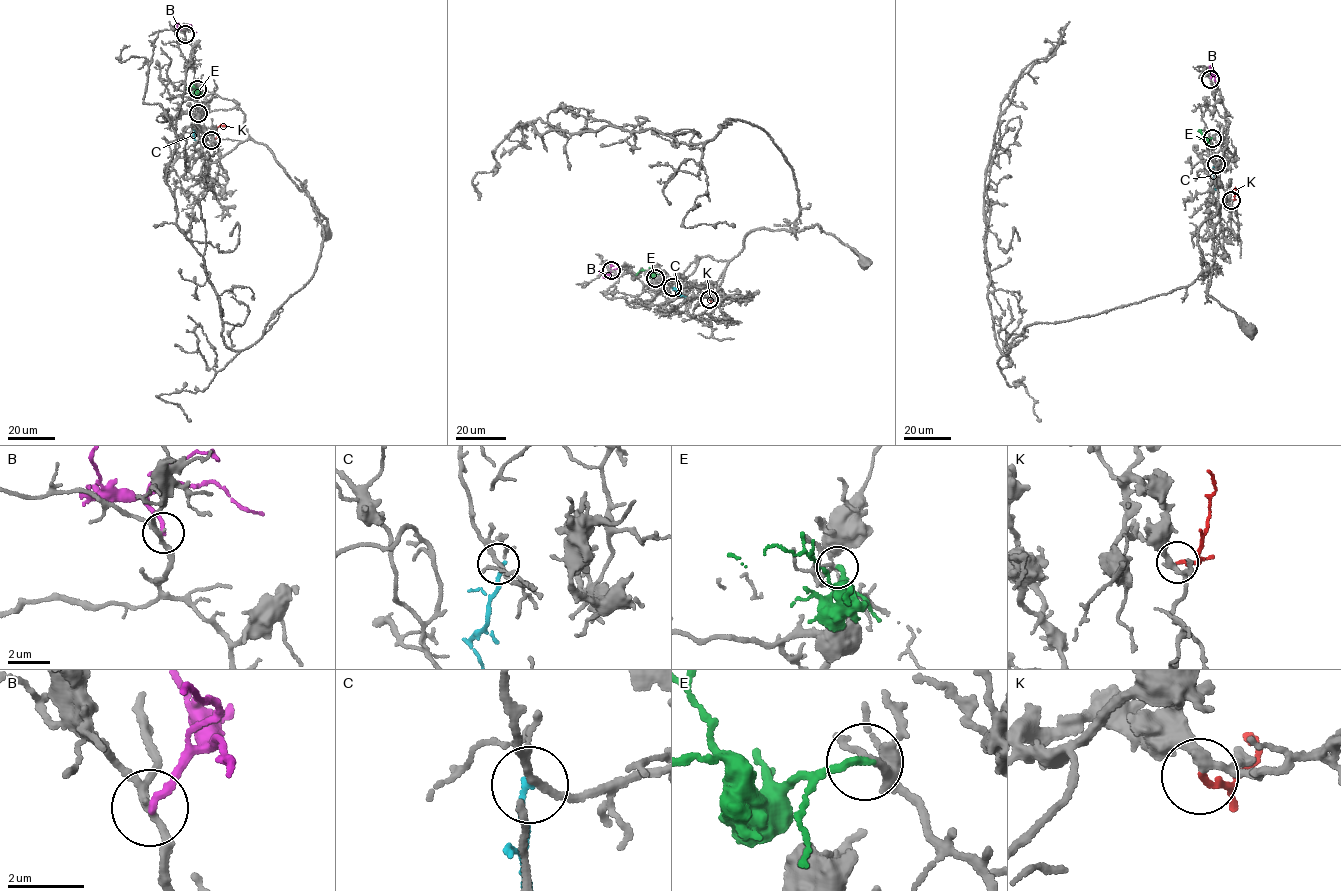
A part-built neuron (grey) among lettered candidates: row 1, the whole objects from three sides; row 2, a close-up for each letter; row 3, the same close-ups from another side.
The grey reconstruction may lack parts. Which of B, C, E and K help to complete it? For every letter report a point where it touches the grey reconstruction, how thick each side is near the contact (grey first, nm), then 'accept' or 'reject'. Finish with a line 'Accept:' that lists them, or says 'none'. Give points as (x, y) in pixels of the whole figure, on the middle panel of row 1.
B: contact (611, 270); calibres 170 and 180 nm; reject
C: contact (672, 287); calibres 180 and 150 nm; reject
E: contact (655, 278); calibres 160 and 200 nm; accept
K: contact (709, 299); calibres 220 and 160 nm; accept
Accept: E, K

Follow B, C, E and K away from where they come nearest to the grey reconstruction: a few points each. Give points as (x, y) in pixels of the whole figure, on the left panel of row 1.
B: (185, 34), (183, 30), (186, 28), (196, 32)
C: (198, 113), (195, 140)
E: (197, 89), (197, 93), (194, 88), (185, 87)
K: (211, 140), (216, 137), (217, 126), (225, 125)

